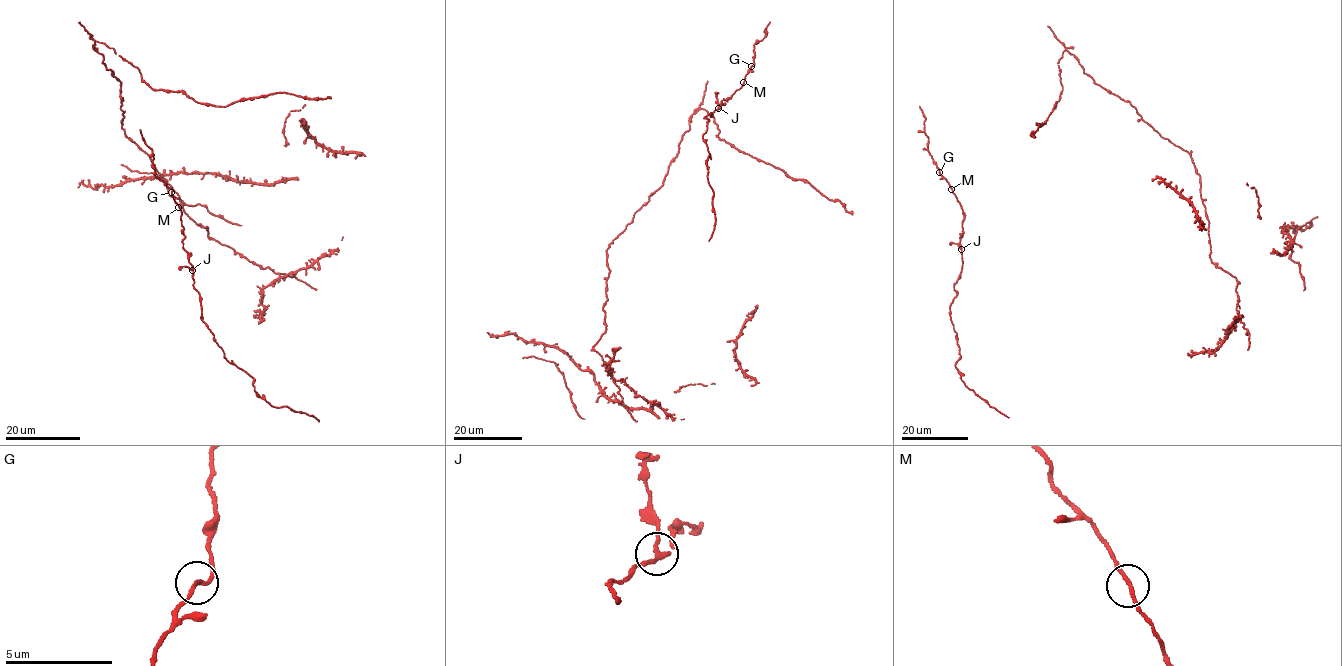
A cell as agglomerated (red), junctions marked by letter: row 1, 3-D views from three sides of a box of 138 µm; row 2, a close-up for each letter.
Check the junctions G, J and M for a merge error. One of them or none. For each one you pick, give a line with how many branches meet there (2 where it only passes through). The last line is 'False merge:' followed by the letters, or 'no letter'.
J: 3
False merge: J

